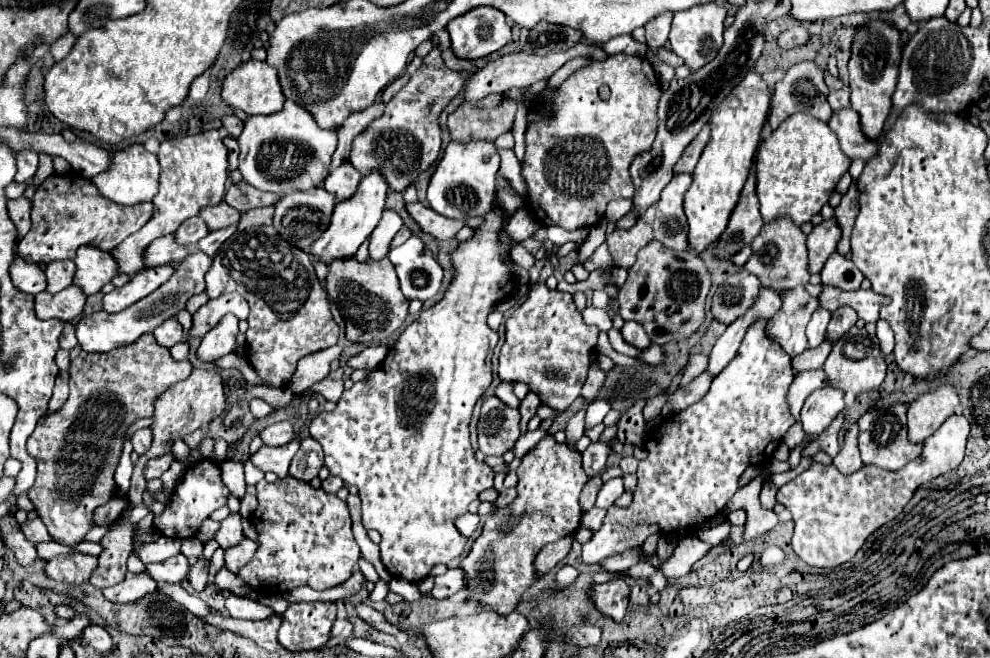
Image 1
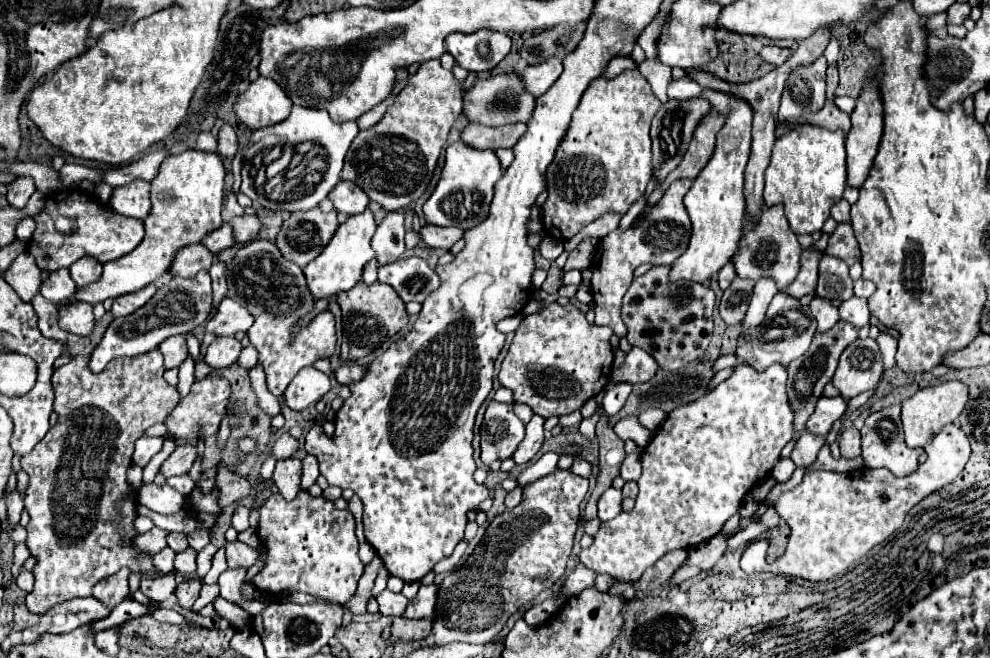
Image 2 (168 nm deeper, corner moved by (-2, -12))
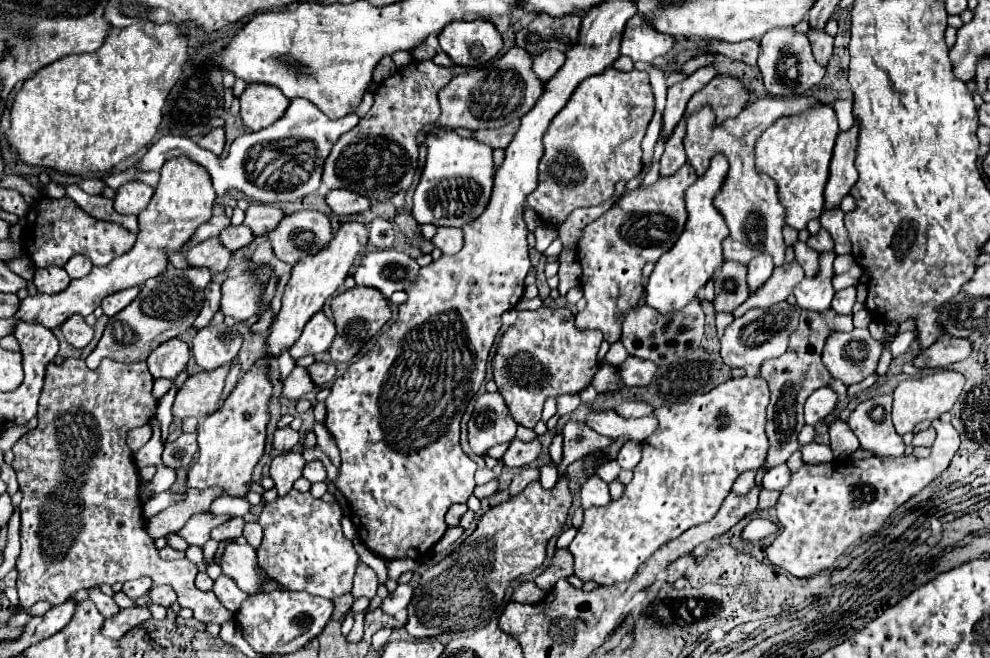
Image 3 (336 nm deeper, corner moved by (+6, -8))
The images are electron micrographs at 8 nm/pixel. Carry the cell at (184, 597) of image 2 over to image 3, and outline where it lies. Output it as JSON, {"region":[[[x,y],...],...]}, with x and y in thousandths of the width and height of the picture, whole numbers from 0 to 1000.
{"region":[[[155,891],[151,897],[151,918],[161,918],[161,921],[171,924],[177,912],[179,912],[179,906],[175,903],[173,891]]]}

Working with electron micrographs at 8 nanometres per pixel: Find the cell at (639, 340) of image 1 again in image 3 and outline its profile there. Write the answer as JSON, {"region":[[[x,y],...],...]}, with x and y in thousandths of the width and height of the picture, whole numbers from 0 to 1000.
{"region":[[[635,541],[625,556],[625,568],[633,587],[656,587],[662,571],[662,562],[664,562],[664,556],[660,550],[639,544],[639,541]]]}

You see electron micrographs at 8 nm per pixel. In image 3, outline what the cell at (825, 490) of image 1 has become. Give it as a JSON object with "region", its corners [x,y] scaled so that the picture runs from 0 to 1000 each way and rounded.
{"region":[[[942,638],[942,650],[946,653],[944,675],[940,678],[940,690],[936,696],[926,696],[926,693],[882,693],[874,699],[841,699],[837,705],[811,705],[801,723],[799,733],[791,742],[783,772],[785,772],[785,787],[787,787],[787,809],[785,818],[773,833],[775,851],[797,872],[805,878],[817,878],[823,875],[831,866],[835,866],[856,833],[860,833],[864,824],[870,821],[870,815],[880,812],[888,805],[894,790],[898,787],[900,778],[904,778],[912,763],[916,763],[920,754],[930,748],[938,733],[942,733],[961,702],[963,690],[969,681],[969,657],[953,638]]]}

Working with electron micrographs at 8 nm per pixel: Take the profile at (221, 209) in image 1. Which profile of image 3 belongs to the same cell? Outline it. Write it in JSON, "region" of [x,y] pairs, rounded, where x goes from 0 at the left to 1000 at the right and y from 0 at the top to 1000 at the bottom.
{"region":[[[254,310],[247,322],[245,340],[252,343],[258,359],[264,359],[278,350],[288,328],[290,325],[280,310]]]}

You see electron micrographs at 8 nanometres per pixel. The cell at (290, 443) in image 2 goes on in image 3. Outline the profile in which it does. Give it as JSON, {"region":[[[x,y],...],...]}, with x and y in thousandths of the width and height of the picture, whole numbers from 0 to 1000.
{"region":[[[290,647],[290,650],[282,650],[282,653],[278,657],[276,681],[282,684],[282,687],[292,687],[300,672],[302,672],[302,657],[296,653],[294,647]]]}

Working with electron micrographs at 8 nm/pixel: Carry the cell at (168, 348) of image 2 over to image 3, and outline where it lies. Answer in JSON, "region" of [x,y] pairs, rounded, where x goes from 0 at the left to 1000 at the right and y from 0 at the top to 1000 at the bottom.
{"region":[[[177,514],[175,520],[167,520],[167,526],[155,532],[155,538],[148,544],[148,556],[157,578],[159,574],[177,578],[179,568],[189,559],[191,544],[193,544],[191,526],[185,517]]]}

